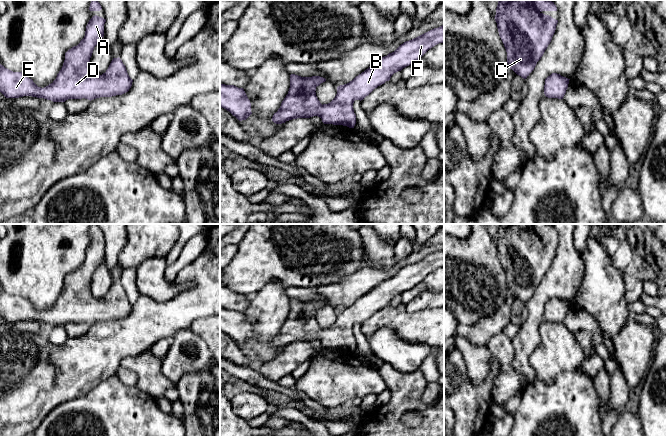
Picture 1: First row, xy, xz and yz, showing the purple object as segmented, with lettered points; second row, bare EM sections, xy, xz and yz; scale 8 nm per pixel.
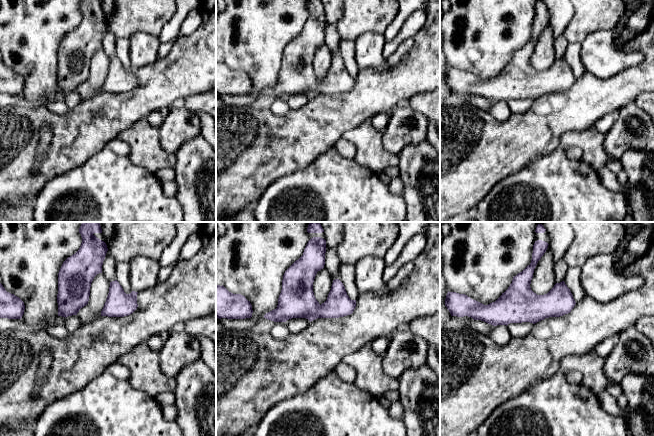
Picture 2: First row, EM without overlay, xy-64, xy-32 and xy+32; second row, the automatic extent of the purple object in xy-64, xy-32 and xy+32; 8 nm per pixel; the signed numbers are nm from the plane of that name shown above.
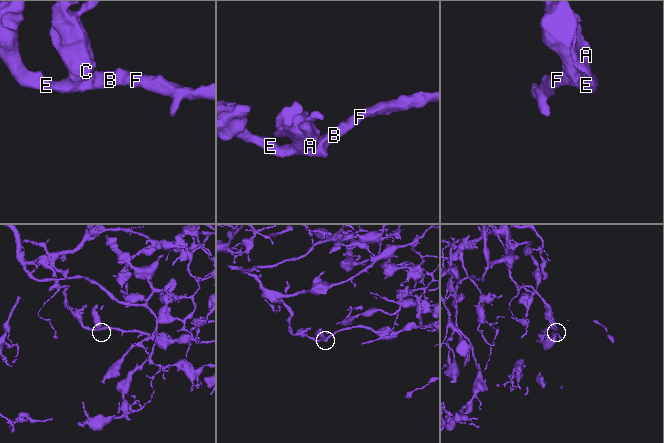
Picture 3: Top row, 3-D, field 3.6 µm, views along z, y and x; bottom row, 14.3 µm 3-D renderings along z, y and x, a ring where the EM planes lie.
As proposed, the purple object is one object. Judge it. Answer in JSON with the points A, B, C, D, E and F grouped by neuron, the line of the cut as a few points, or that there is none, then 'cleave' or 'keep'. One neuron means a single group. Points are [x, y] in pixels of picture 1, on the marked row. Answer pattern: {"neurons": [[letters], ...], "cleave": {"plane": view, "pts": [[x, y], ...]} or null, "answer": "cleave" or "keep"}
{"neurons": [["A", "B", "C", "D", "E", "F"]], "cleave": null, "answer": "keep"}

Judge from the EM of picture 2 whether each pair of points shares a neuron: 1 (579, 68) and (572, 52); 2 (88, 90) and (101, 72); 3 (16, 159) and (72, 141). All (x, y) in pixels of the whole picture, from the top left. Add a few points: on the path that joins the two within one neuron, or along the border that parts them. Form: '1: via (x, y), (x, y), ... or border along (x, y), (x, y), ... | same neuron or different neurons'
1: via (576, 64), (572, 56) | same neuron
2: via (92, 86), (97, 76) | same neuron
3: via (29, 174), (32, 177), (39, 177), (60, 156) | same neuron

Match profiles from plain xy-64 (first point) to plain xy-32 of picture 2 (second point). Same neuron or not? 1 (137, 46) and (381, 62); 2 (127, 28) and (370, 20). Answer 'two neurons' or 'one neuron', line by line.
1: one neuron
2: one neuron

